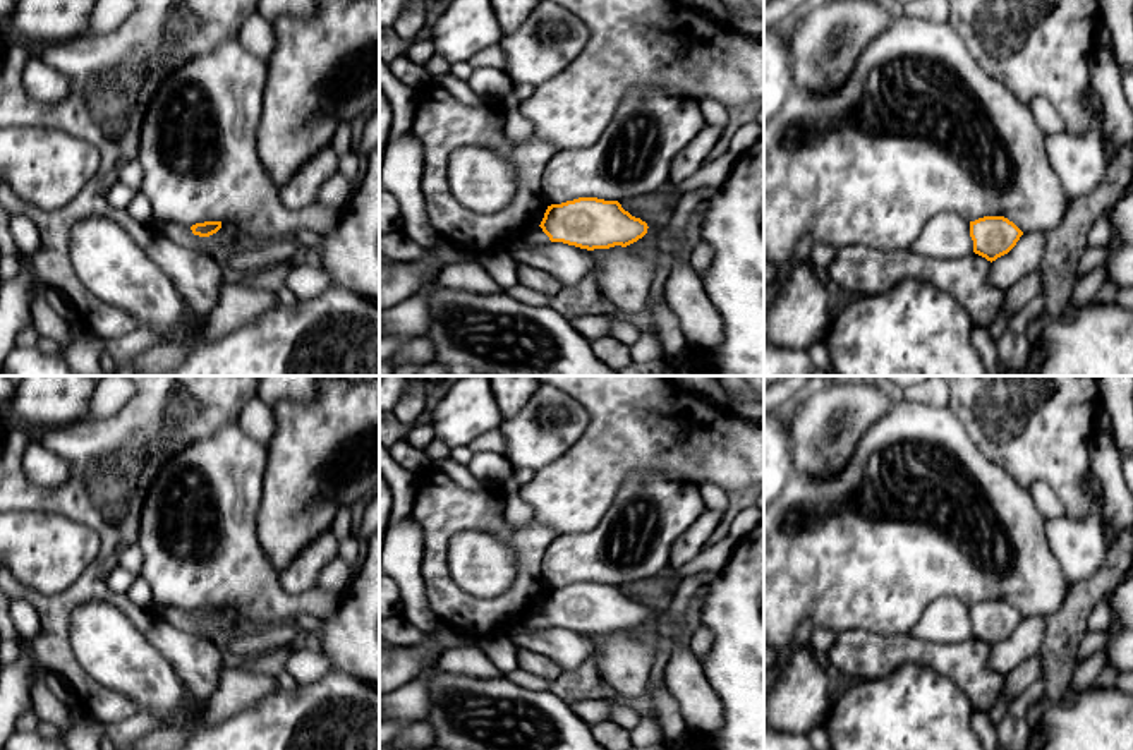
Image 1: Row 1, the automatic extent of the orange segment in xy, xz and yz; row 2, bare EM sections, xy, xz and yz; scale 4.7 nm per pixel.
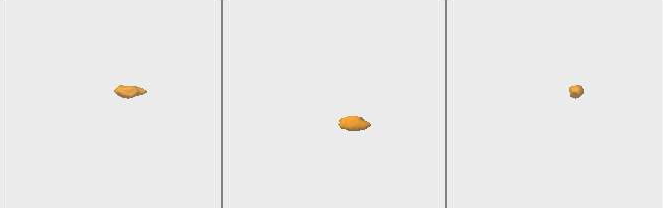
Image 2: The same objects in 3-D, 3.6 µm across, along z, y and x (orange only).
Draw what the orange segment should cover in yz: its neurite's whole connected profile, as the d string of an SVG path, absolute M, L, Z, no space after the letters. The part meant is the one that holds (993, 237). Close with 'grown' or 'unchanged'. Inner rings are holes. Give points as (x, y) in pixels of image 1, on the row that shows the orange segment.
M984 216L970 221L973 252L991 263L1008 254L1021 235L1023 232L1004 216Z; unchanged

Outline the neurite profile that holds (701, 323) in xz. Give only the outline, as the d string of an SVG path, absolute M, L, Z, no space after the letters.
M676 259L666 280L664 299L680 321L688 348L712 350L723 342L723 319L688 261Z

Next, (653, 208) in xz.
M666 187L663 192L652 192L640 199L625 199L620 204L632 216L647 223L649 228L642 239L651 240L661 230L666 215L680 196L682 194L675 187Z

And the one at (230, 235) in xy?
M223 220L221 228L209 237L194 235L191 227L192 225L163 221L160 233L168 237L172 242L179 244L180 247L216 257L221 257L230 251L258 242L251 233L245 233L235 223L235 220Z

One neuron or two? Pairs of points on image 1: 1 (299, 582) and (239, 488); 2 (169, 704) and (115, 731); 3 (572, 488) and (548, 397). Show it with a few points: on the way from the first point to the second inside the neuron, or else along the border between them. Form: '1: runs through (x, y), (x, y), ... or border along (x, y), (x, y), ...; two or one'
1: border along (277, 574), (278, 584), (289, 592), (313, 589); two
2: border along (136, 711), (148, 713), (158, 726); two
3: border along (589, 423), (586, 431), (562, 455), (536, 472); two

